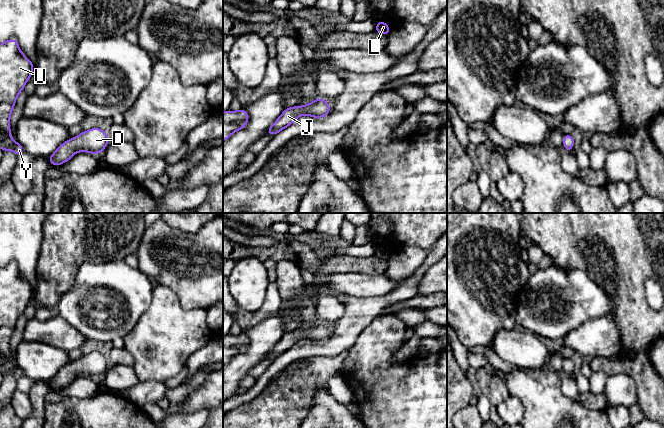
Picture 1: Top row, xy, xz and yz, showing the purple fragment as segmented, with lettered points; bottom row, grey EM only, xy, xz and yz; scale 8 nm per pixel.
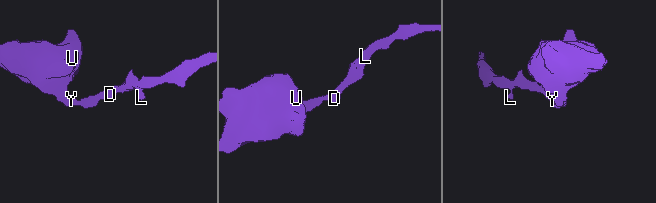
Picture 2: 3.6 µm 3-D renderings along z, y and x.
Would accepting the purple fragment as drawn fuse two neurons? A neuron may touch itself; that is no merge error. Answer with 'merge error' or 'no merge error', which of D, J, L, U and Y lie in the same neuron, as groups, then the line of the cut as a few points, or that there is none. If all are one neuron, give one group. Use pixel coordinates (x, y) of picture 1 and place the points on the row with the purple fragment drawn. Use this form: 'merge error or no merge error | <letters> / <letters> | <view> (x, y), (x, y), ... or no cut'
no merge error | D J L U Y | no cut

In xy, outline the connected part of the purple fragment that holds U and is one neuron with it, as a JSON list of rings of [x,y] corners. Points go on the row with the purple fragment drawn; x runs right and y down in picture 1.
[[[14,38],[0,44],[0,148],[3,152],[11,150],[19,156],[25,149],[11,138],[10,115],[18,94],[23,91],[26,82],[34,70],[32,62],[20,51],[18,41]]]

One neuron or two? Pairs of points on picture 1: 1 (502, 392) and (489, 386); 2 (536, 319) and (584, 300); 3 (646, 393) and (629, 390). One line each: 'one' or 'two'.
1: one
2: one
3: two

